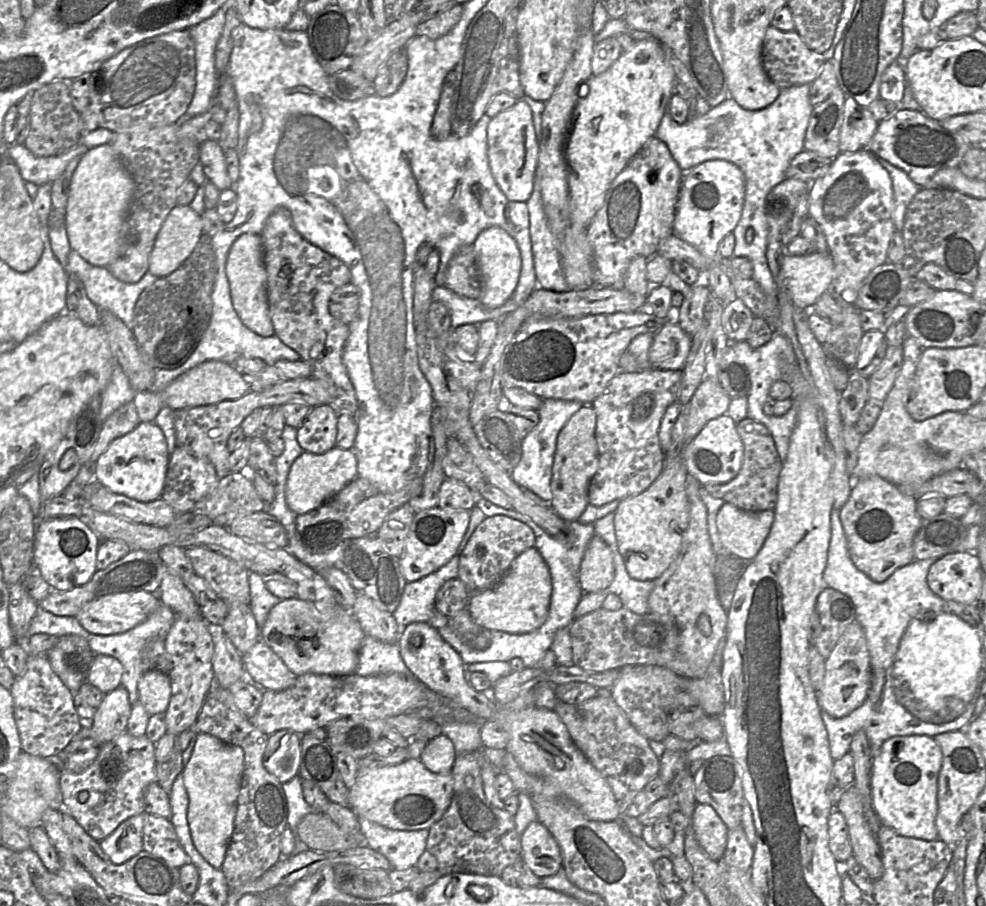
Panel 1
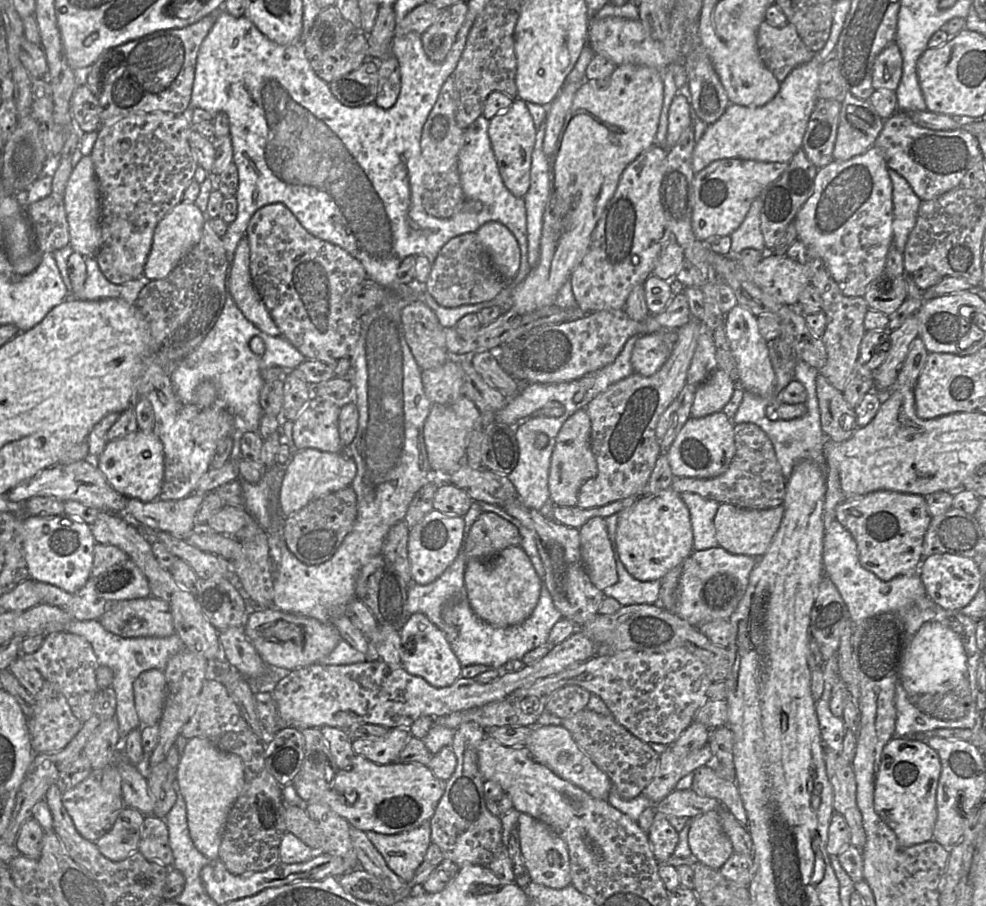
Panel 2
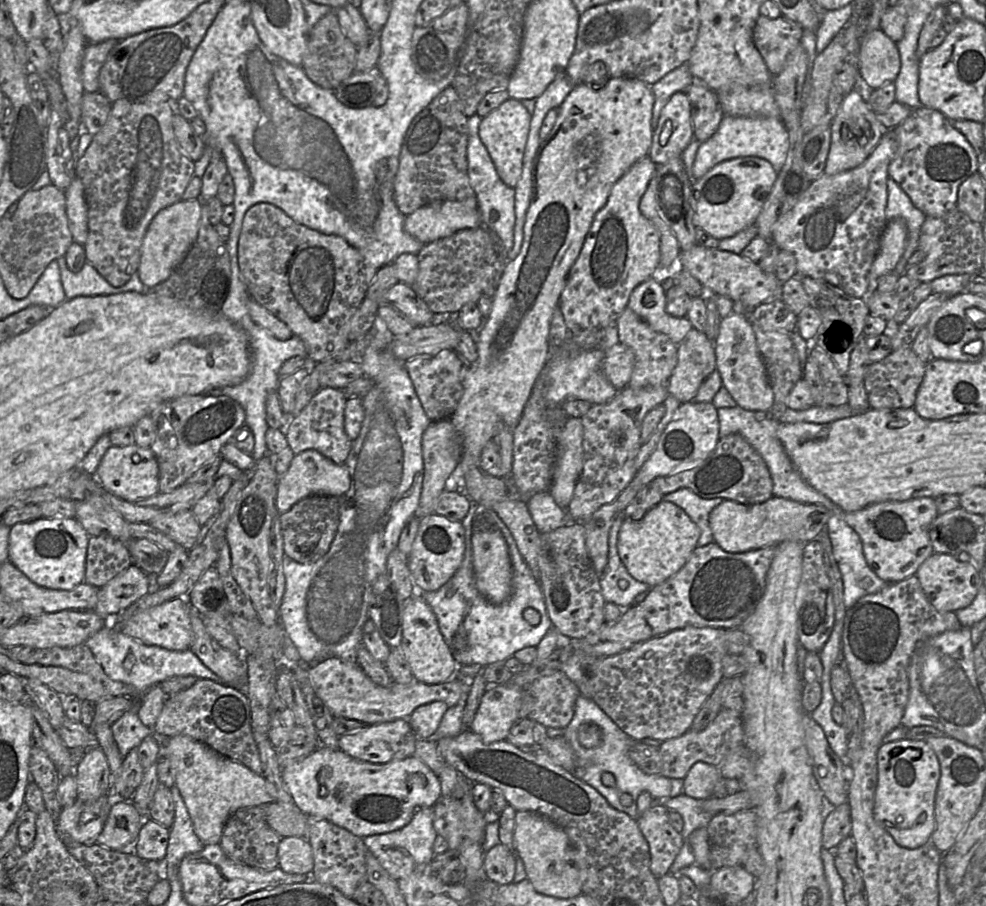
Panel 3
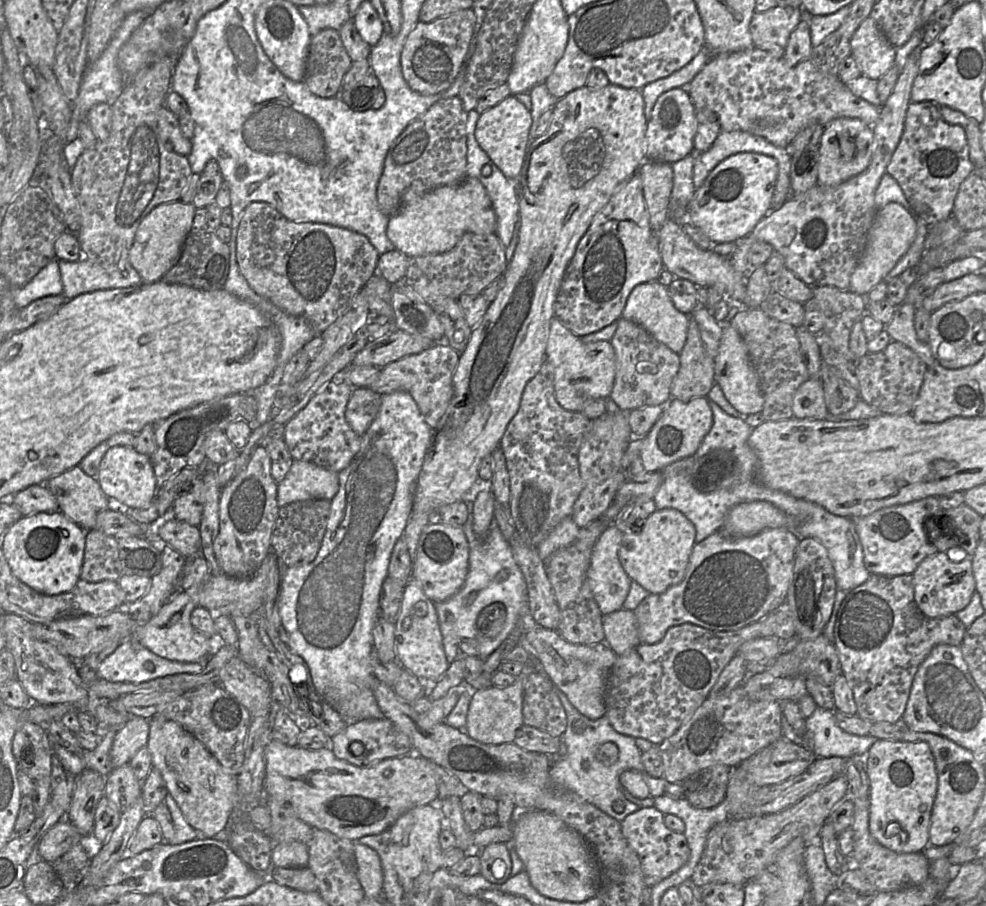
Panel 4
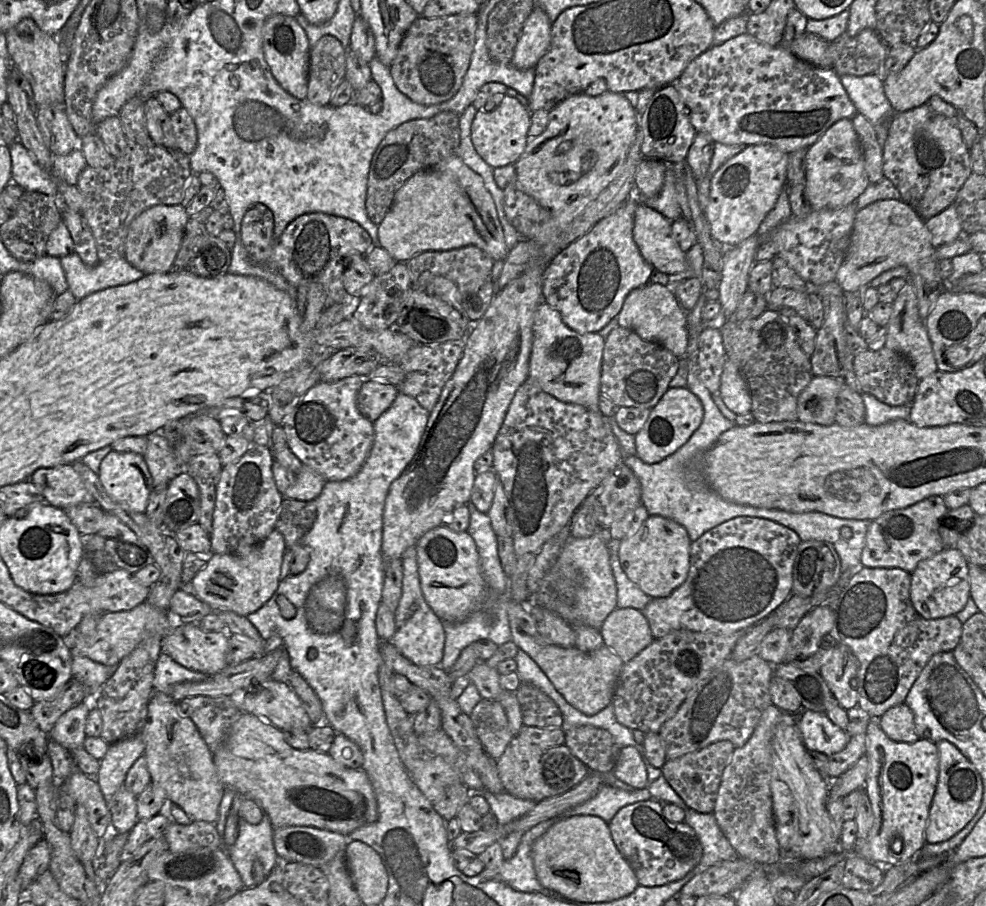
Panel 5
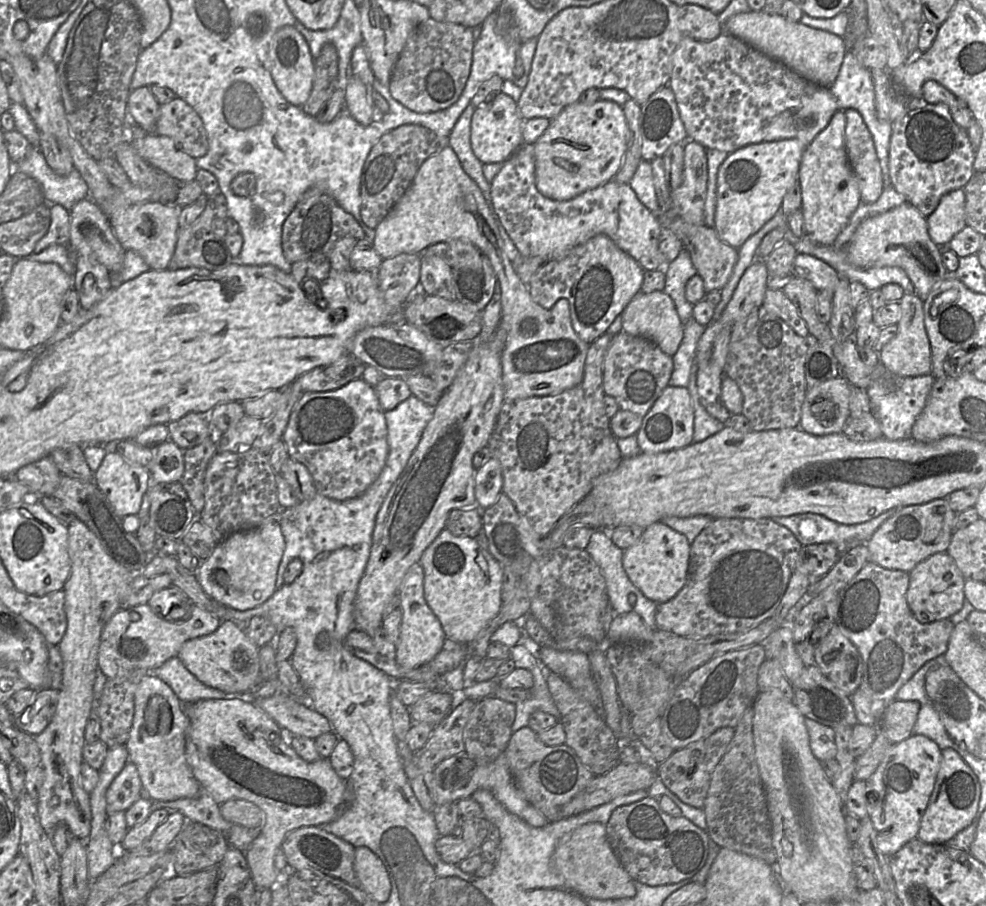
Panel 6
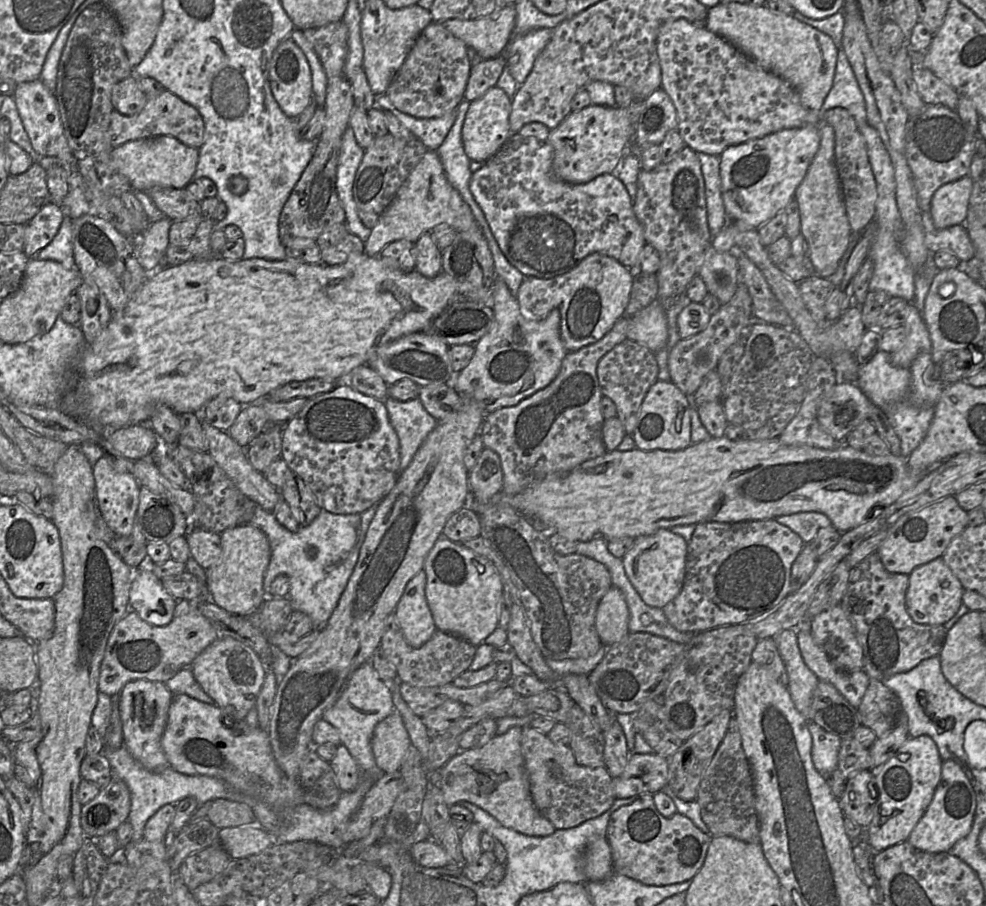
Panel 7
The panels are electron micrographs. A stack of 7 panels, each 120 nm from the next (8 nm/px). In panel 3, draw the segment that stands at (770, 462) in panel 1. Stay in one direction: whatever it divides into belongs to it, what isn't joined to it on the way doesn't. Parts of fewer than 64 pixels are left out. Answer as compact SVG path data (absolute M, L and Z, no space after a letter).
M730 434L721 438L709 457L697 466L674 472L665 477L658 477L651 483L657 485L663 495L675 492L681 488L686 488L705 499L721 498L744 505L760 504L773 497L773 481L765 461L740 434Z

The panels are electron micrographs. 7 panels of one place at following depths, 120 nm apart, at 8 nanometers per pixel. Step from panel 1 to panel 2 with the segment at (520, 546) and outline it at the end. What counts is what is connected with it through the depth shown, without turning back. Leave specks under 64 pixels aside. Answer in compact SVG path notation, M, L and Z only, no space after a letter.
M483 512L471 527L465 548L467 562L470 559L489 560L510 546L520 546L521 535L517 527L504 518L490 512Z

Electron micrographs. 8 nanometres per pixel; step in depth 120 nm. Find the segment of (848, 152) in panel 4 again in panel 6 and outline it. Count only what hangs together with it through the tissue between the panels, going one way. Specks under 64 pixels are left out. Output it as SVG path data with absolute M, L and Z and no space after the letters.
M844 110L834 113L828 125L806 146L799 170L801 210L805 235L821 245L832 245L852 213L861 203L857 178L850 166L845 146Z

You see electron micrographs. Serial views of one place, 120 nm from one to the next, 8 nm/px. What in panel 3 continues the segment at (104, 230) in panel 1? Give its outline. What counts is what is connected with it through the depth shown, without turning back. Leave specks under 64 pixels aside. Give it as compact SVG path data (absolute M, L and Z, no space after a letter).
M74 177L65 191L66 212L73 241L84 245L88 237L88 209L84 187L78 177Z

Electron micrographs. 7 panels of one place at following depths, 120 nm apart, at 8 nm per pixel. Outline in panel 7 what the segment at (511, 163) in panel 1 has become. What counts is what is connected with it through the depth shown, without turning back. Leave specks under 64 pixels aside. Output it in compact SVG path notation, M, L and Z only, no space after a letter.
M498 86L491 87L479 99L471 102L462 128L462 141L471 161L484 163L493 157L512 134L509 116L511 98Z

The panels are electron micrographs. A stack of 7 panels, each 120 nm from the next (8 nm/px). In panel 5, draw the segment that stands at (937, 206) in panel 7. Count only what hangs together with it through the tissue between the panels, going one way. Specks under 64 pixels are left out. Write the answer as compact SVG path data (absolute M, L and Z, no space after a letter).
M955 204L925 221L934 248L951 243L963 235L962 225Z

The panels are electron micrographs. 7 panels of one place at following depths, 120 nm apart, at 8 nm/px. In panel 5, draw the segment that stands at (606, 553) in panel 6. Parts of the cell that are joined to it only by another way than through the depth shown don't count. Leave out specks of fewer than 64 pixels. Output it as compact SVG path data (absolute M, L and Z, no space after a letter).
M610 540L607 546L617 587L617 608L634 608L643 611L652 598L635 585L622 570L618 556L618 542Z

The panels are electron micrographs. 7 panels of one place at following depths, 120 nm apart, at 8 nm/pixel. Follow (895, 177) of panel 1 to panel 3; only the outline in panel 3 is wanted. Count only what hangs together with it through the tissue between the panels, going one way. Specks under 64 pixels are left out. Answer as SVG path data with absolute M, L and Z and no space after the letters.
M890 177L887 179L885 213L888 221L894 218L902 218L908 230L905 250L894 269L894 272L900 276L905 273L908 267L908 260L917 249L920 229L926 216L914 206L909 196Z

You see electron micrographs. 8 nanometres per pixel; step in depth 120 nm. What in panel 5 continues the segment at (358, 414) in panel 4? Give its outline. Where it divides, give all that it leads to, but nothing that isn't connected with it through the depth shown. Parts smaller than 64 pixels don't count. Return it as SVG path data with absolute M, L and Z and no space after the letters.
M366 379L358 393L358 410L374 423L392 405L398 393L395 385Z

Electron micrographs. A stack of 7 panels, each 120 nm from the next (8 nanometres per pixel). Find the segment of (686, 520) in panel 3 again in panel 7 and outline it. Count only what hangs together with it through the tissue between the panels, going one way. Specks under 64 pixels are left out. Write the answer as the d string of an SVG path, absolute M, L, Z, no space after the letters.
M670 529L635 539L622 561L629 581L645 604L662 609L680 593L685 579L687 548L688 543Z

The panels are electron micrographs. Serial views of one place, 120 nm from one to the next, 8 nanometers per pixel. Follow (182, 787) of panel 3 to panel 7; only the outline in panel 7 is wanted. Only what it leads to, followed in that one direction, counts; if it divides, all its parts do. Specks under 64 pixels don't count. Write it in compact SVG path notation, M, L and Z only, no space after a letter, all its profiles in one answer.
M147 679L128 682L119 693L124 746L135 760L153 772L160 772L170 767L161 739L173 696L163 682Z

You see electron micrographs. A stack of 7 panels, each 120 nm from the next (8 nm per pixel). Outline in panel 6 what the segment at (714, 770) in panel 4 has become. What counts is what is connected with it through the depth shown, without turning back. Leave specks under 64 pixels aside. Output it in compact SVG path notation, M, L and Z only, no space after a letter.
M722 727L707 738L674 750L662 763L658 764L657 775L662 783L683 803L702 809L710 786L711 775L727 751L734 736L734 729Z

